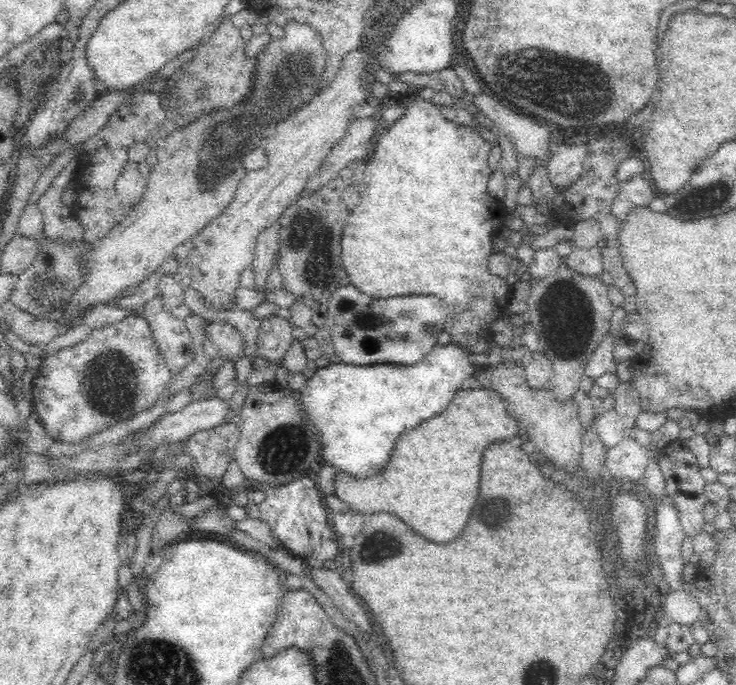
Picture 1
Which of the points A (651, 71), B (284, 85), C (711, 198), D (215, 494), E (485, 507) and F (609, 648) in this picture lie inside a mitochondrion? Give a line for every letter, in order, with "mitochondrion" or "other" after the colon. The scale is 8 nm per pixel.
A: other
B: mitochondrion
C: mitochondrion
D: other
E: other
F: other

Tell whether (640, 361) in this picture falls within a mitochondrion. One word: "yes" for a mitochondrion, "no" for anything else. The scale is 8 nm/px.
no

